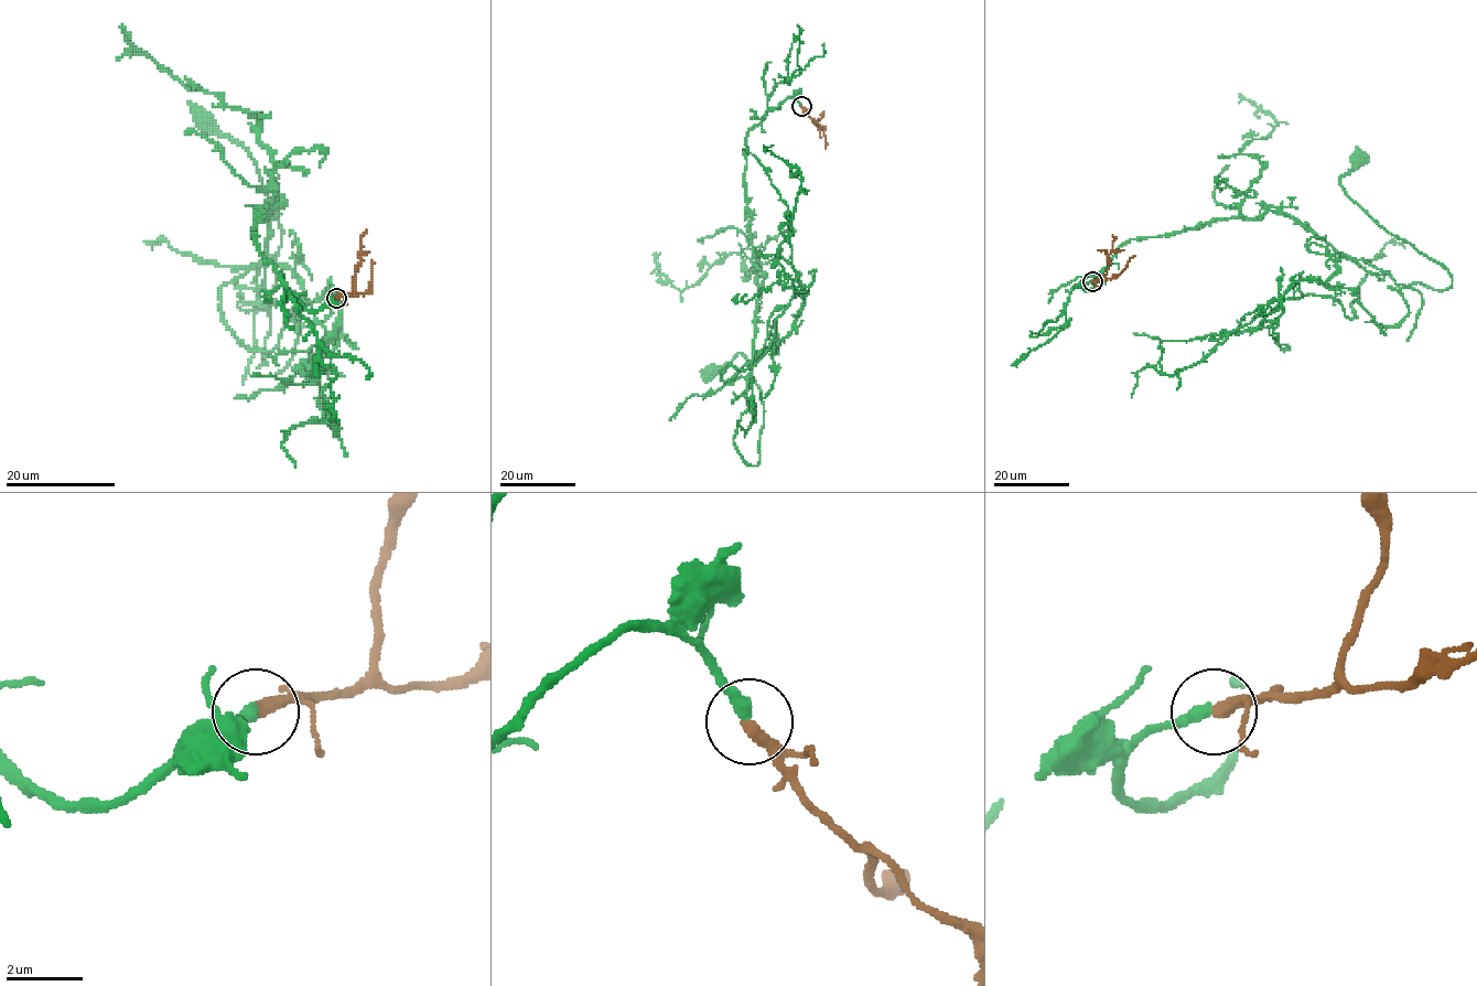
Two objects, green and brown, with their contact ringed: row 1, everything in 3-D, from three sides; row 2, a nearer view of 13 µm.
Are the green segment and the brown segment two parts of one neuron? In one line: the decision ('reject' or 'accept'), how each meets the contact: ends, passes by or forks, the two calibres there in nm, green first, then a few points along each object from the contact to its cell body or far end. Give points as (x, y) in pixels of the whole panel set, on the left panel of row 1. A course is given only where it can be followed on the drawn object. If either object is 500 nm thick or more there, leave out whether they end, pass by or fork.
accept; green ends there; brown ends there; 320 nm thick on the green side, 360 nm on the other; green runs (336, 298), (306, 310), (256, 242), (279, 195), (238, 304), (269, 293), (280, 226), (205, 119); brown runs (336, 298), (353, 291), (365, 231)

